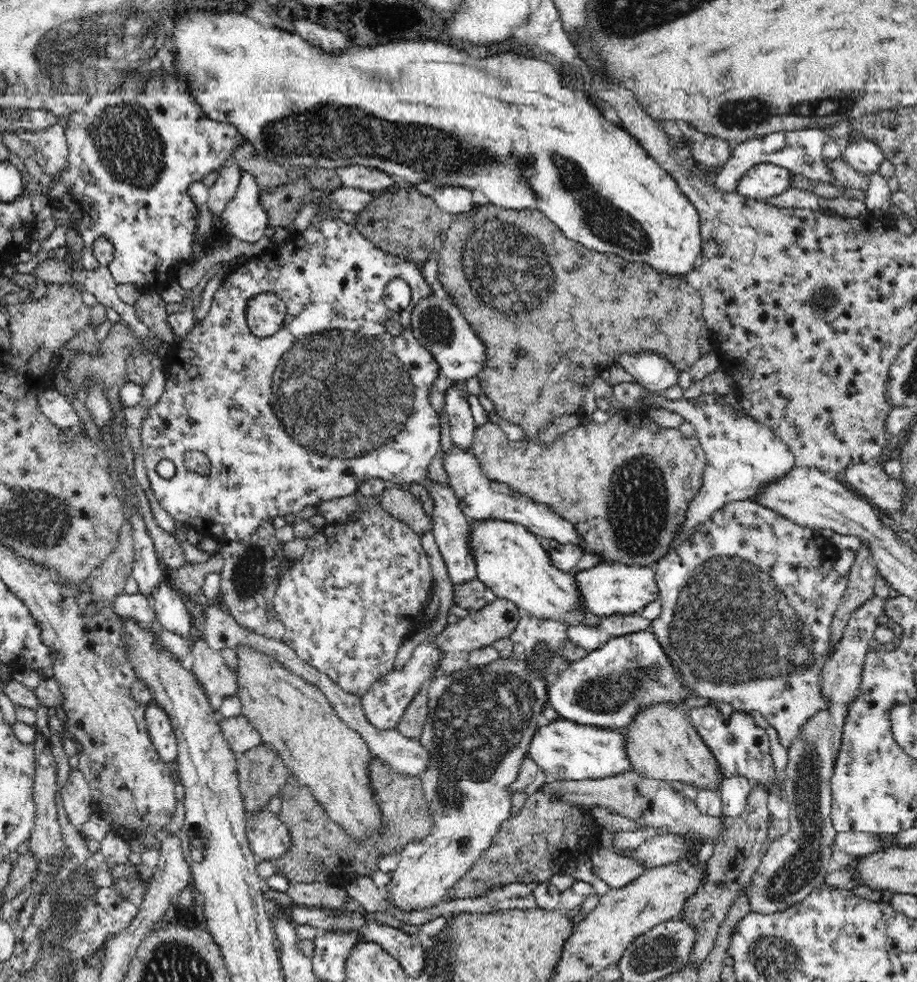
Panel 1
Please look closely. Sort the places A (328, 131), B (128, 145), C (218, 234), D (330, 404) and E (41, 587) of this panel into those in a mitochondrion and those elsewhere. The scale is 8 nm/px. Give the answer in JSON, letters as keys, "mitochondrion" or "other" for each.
{"A":"mitochondrion","B":"mitochondrion","C":"other","D":"mitochondrion","E":"other"}

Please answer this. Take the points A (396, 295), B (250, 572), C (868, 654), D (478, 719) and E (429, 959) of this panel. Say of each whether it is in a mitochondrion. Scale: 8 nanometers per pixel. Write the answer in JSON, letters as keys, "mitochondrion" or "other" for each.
{"A":"other","B":"mitochondrion","C":"other","D":"mitochondrion","E":"other"}

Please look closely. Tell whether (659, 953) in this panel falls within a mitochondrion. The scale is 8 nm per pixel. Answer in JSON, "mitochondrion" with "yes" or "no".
{"mitochondrion":"yes"}

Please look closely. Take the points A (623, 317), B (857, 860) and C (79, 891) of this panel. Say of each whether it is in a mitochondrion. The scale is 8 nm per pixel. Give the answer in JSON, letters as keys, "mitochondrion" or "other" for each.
{"A":"other","B":"other","C":"mitochondrion"}

